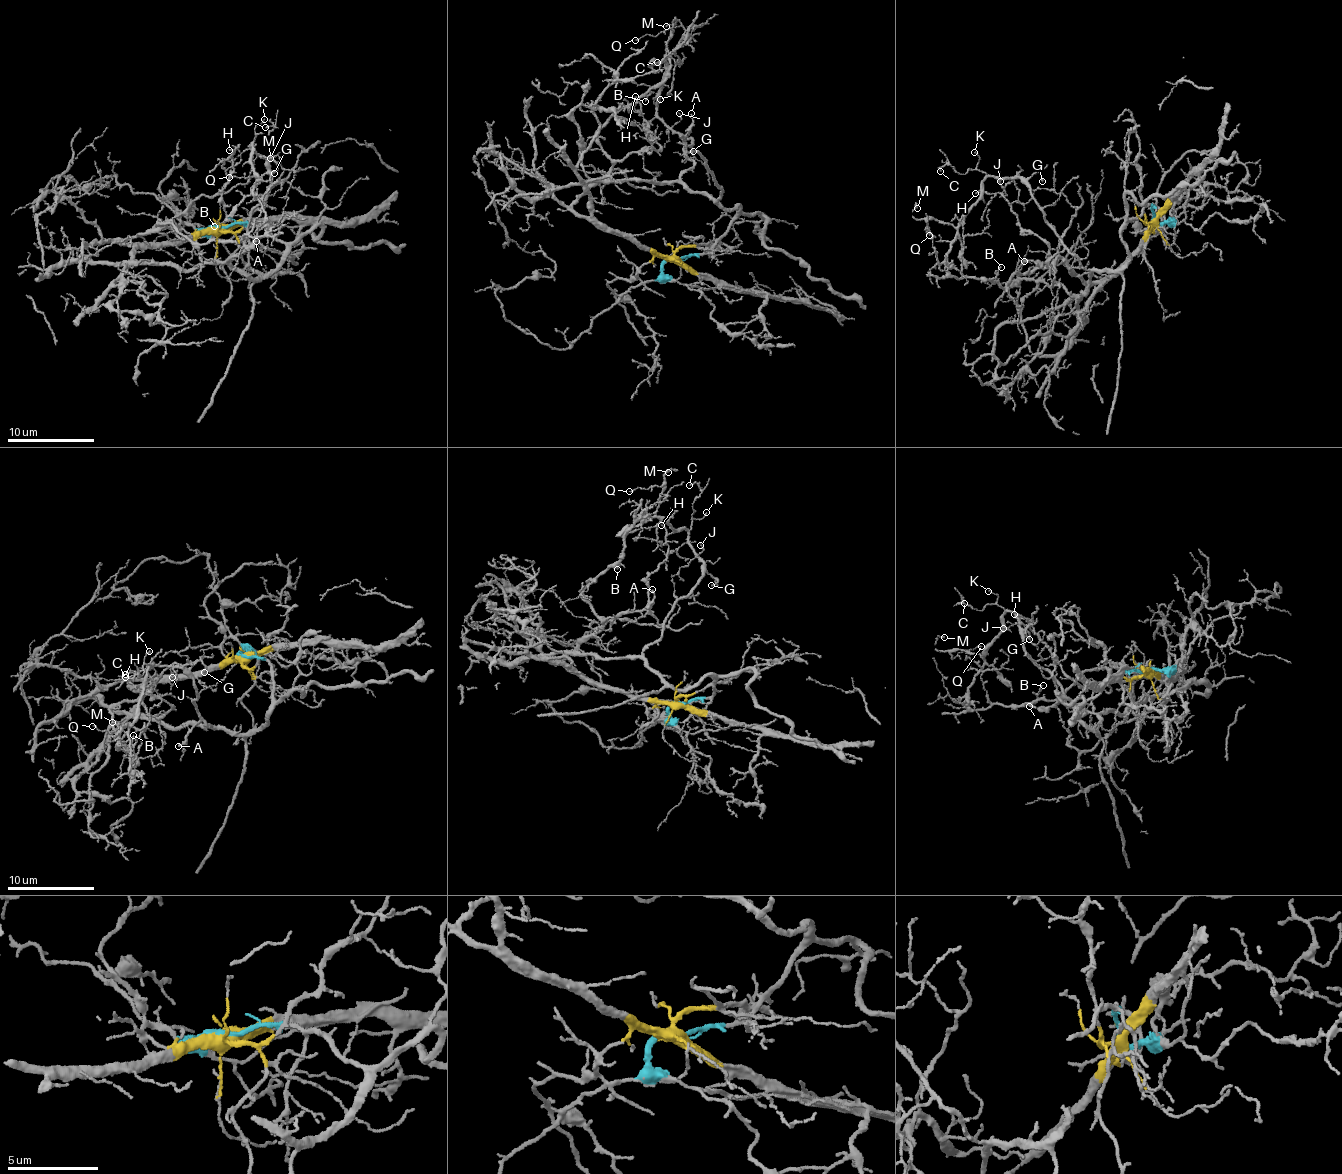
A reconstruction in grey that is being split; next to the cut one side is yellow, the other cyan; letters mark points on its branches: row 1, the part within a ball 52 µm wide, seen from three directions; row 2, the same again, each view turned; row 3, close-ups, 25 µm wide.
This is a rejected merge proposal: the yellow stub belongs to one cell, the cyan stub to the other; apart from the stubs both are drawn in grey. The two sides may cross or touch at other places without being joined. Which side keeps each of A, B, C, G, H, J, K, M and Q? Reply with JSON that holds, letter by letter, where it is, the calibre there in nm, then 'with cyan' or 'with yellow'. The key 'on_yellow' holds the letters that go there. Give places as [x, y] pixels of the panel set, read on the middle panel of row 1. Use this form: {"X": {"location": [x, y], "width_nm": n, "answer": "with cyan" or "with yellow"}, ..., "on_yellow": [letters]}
{"A": {"location": [691, 113], "width_nm": 150, "answer": "with cyan"}, "B": {"location": [645, 101], "width_nm": 120, "answer": "with yellow"}, "C": {"location": [657, 62], "width_nm": 110, "answer": "with cyan"}, "G": {"location": [693, 151], "width_nm": 120, "answer": "with cyan"}, "H": {"location": [635, 96], "width_nm": 110, "answer": "with yellow"}, "J": {"location": [679, 113], "width_nm": 110, "answer": "with cyan"}, "K": {"location": [660, 99], "width_nm": 90, "answer": "with cyan"}, "M": {"location": [666, 26], "width_nm": 100, "answer": "with cyan"}, "Q": {"location": [635, 40], "width_nm": 90, "answer": "with cyan"}, "on_yellow": ["B", "H"]}

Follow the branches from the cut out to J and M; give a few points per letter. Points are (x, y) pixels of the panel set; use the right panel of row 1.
J: (1154, 218), (1152, 202), (1128, 222), (1120, 269), (1084, 268), (1032, 187), (1000, 181)
M: (1154, 218), (1152, 202), (1128, 222), (1114, 271), (1081, 267), (1016, 177), (982, 183), (956, 227), (916, 208)

